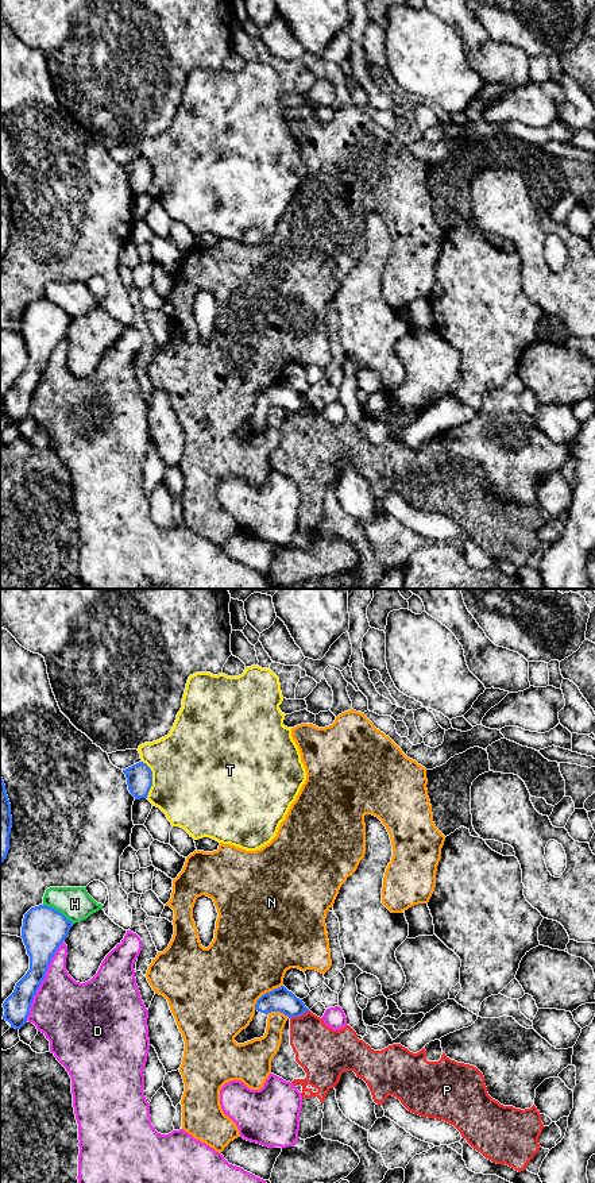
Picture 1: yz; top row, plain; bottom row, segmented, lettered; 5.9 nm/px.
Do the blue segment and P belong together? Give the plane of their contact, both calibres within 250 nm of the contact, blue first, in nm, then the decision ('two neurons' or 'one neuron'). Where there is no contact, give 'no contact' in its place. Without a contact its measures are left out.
contact in yz; calibres 140 and 300 nm; two neurons

